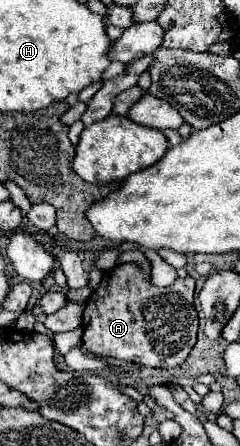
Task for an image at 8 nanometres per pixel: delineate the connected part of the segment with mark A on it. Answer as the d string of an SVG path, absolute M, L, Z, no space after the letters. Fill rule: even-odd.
M118 264L108 270L84 308L82 346L94 356L110 356L140 366L176 368L184 364L196 344L198 314L194 308L192 276L176 278L170 288L156 288L148 282L138 264Z

